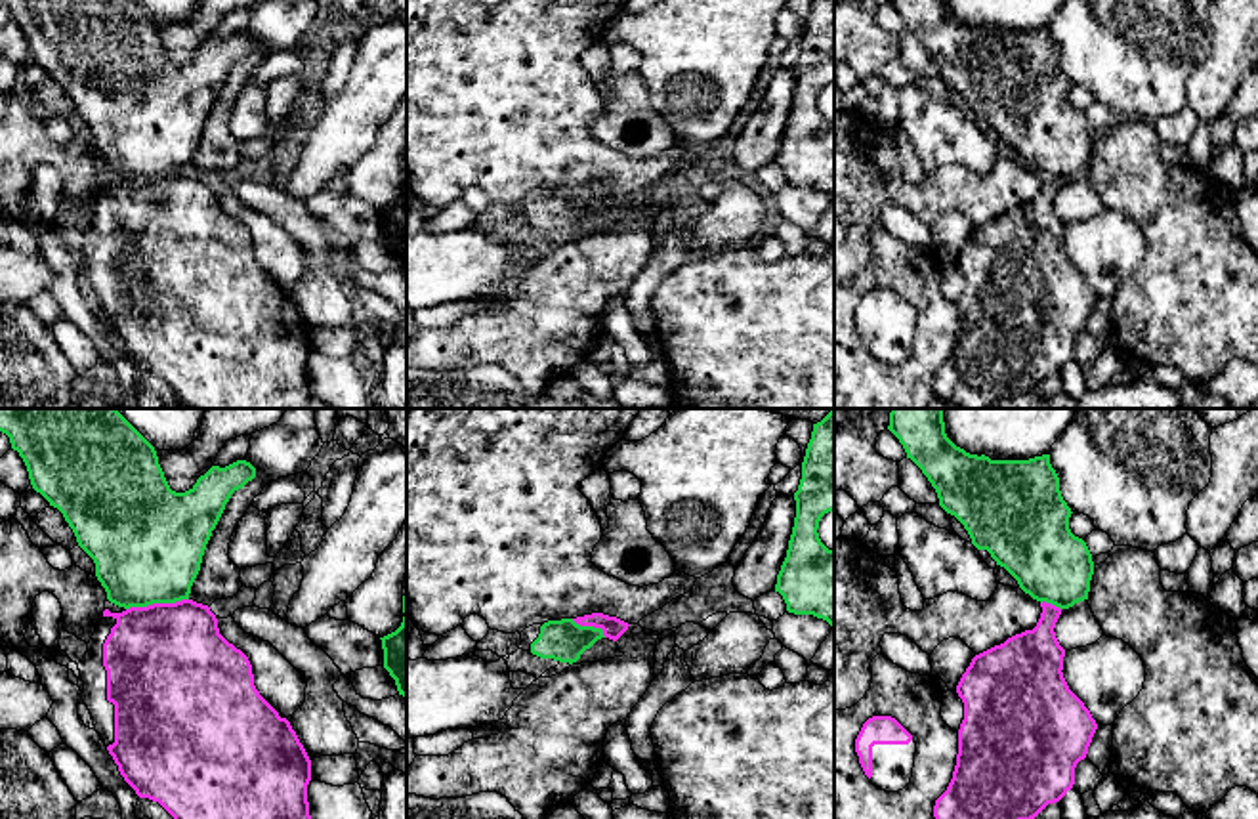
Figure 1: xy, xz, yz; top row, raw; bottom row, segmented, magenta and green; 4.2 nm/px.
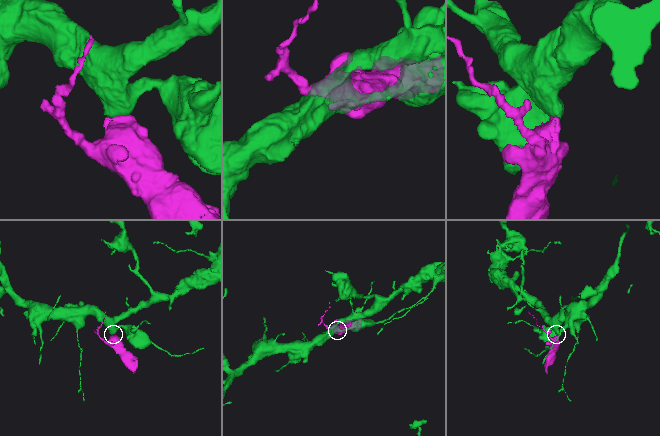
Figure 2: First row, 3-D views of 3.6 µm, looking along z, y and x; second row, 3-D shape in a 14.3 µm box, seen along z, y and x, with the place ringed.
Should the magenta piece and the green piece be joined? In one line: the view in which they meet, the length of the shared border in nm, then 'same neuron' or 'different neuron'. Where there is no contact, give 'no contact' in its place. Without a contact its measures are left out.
meets magenta in xy; contact 260 nm long; same neuron

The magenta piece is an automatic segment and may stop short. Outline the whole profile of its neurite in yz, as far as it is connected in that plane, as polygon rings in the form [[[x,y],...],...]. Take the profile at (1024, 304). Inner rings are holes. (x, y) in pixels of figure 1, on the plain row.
[[[888,0],[937,65],[939,78],[954,88],[968,103],[977,122],[987,122],[996,137],[1004,139],[1019,160],[1042,179],[1033,202],[1025,202],[975,227],[962,246],[956,265],[964,275],[964,292],[958,302],[958,326],[947,363],[935,372],[935,397],[956,409],[987,409],[1010,395],[1035,391],[1048,376],[1059,374],[1075,357],[1075,340],[1086,330],[1096,292],[1084,275],[1069,262],[1063,250],[1065,221],[1056,210],[1056,195],[1063,181],[1088,172],[1094,134],[1086,115],[1069,101],[1071,80],[1061,69],[1059,50],[1050,27],[1029,32],[991,32],[956,19],[945,0]]]

